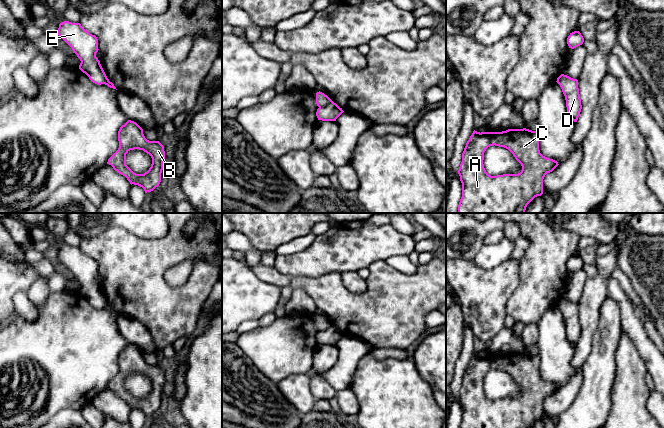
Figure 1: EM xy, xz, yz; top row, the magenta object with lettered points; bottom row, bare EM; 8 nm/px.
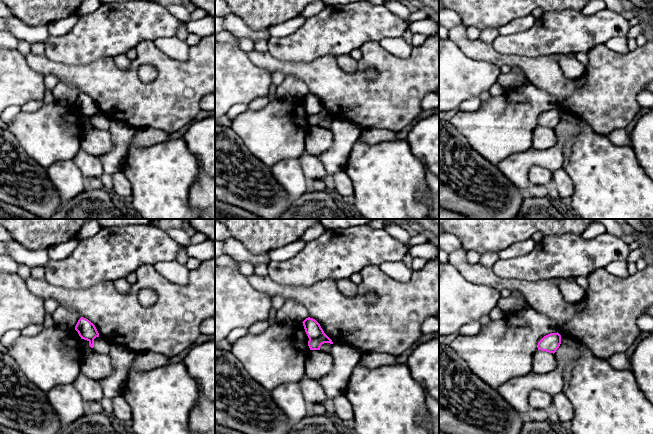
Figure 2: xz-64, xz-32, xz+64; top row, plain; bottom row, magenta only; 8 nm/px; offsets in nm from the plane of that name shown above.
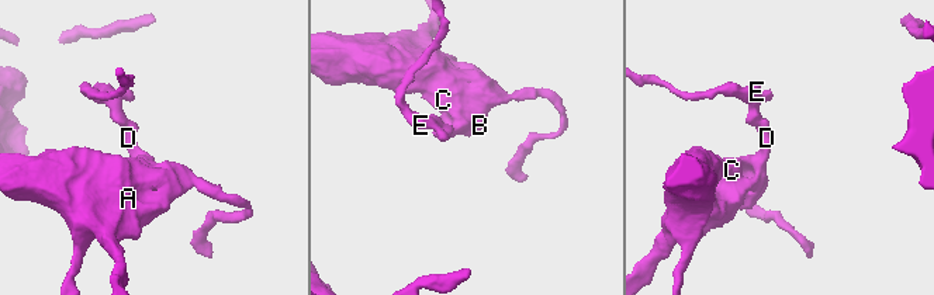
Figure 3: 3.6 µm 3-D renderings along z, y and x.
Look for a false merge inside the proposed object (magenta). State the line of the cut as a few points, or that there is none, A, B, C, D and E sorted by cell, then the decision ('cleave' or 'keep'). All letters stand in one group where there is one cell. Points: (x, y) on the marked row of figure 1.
xz (331, 100), (319, 107) | A B C D / E | cleave

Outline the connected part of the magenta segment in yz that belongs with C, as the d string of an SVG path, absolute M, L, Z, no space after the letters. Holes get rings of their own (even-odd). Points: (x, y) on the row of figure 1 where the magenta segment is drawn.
M526 128L508 129L502 132L473 131L462 153L462 162L458 174L462 183L462 197L458 205L458 213L525 213L527 205L537 196L543 194L543 179L547 173L552 172L559 164L547 158L539 150L540 133ZM490 146L499 146L508 149L521 164L522 170L518 174L489 175L483 164L484 152Z

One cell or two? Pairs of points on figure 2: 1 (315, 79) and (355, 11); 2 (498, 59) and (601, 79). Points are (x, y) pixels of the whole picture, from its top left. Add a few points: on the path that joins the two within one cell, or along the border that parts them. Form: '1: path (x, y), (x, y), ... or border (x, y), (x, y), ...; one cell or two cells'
1: border (335, 56), (324, 55), (307, 63); two cells
2: path (524, 64), (544, 72), (556, 84), (575, 84); one cell

